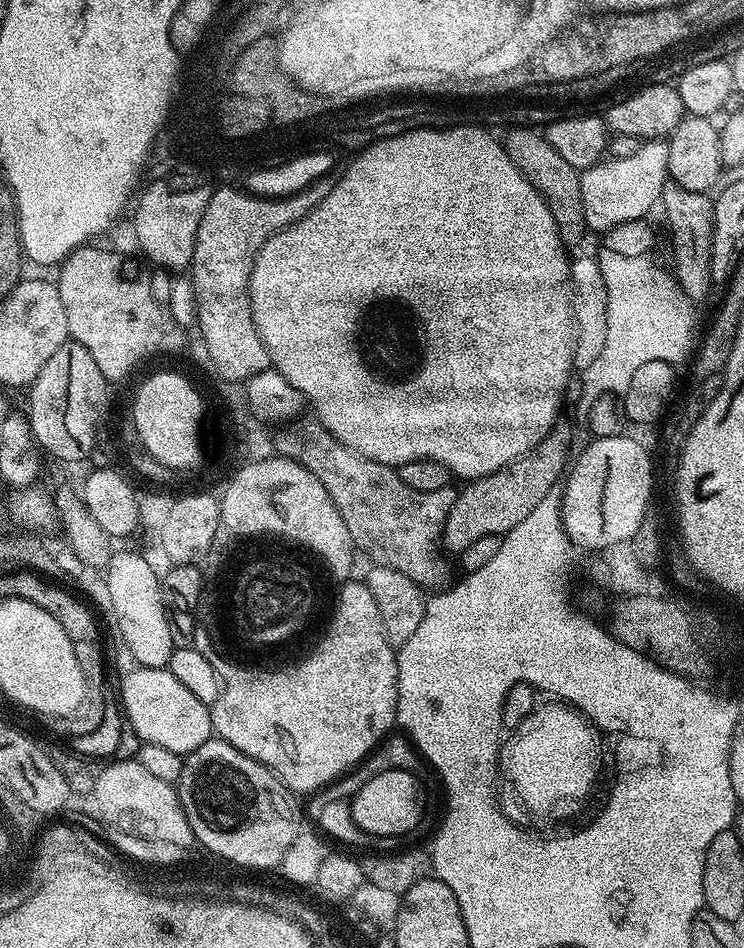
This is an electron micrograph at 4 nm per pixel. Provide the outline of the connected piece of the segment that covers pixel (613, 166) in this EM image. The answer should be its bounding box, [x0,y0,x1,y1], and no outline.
[580,138,668,234]

